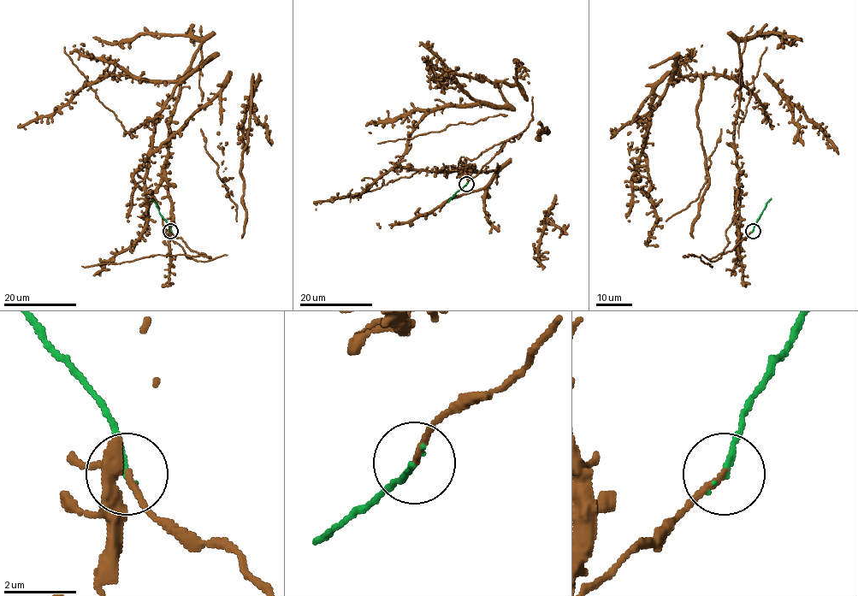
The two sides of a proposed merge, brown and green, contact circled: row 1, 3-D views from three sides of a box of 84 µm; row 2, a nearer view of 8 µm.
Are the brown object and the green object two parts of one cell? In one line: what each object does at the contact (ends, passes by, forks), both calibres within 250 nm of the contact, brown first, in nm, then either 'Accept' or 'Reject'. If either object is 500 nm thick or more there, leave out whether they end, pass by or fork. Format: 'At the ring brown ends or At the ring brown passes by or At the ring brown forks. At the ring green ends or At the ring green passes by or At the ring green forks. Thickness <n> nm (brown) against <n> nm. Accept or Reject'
At the ring brown ends. At the ring green ends. Thickness 160 nm (brown) against 160 nm. Accept

